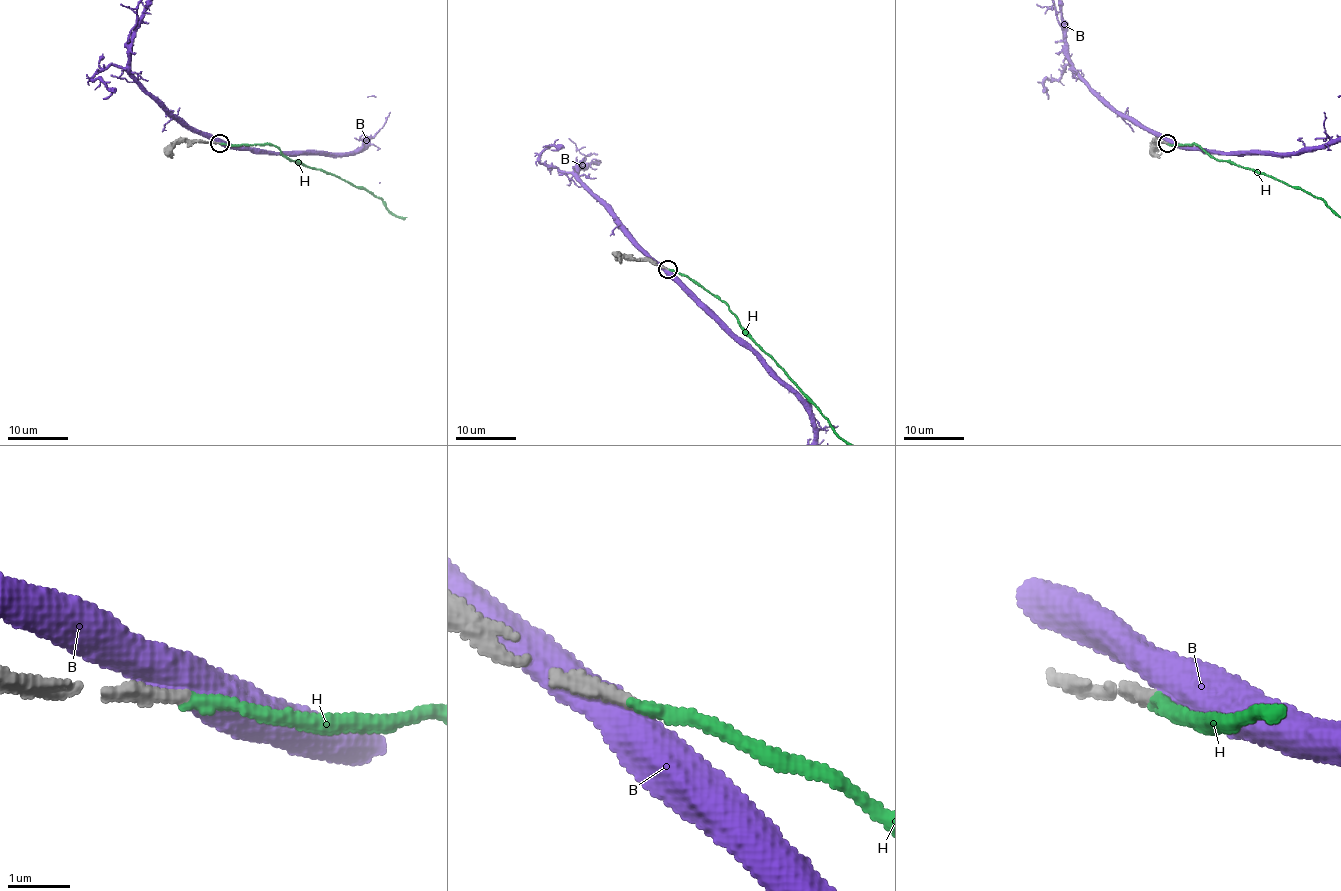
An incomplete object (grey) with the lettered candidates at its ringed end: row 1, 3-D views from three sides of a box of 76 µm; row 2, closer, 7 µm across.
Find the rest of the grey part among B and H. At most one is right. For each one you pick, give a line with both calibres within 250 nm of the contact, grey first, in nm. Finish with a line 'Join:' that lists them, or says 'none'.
H: calibres 240 and 190 nm
Join: H

